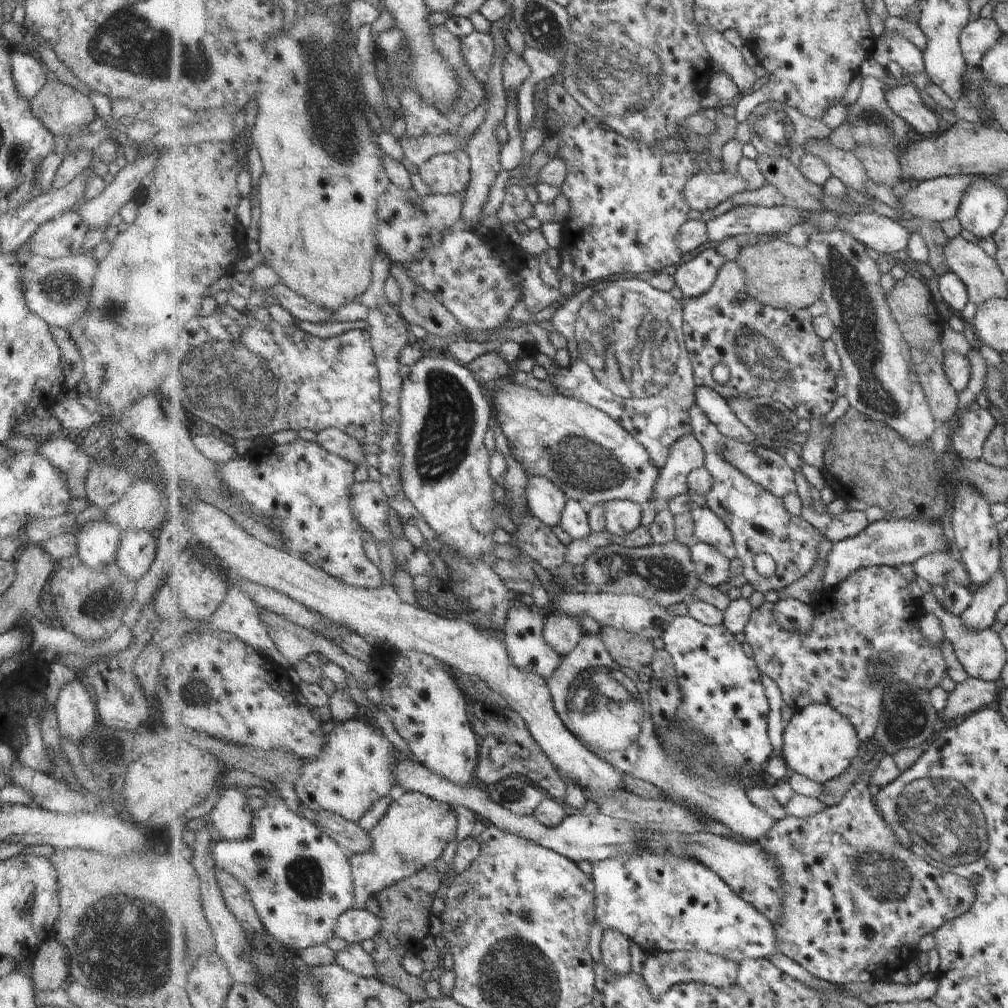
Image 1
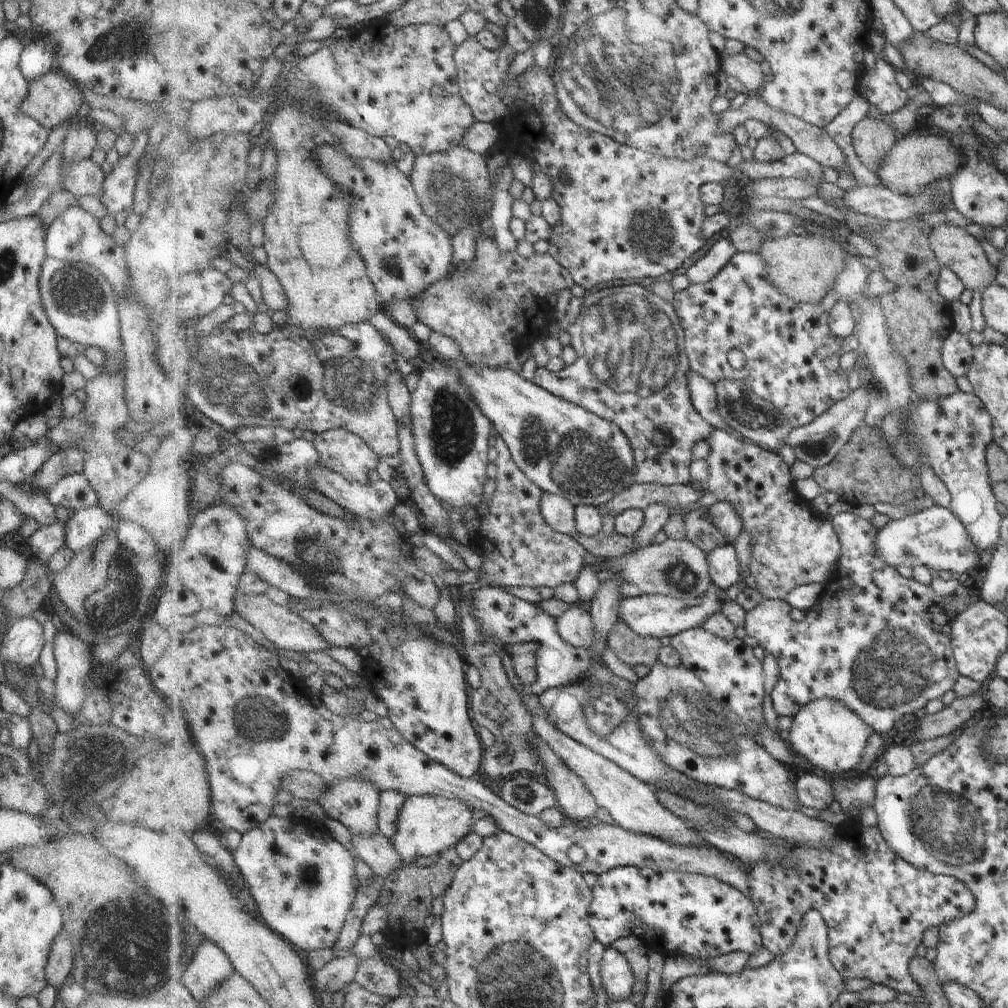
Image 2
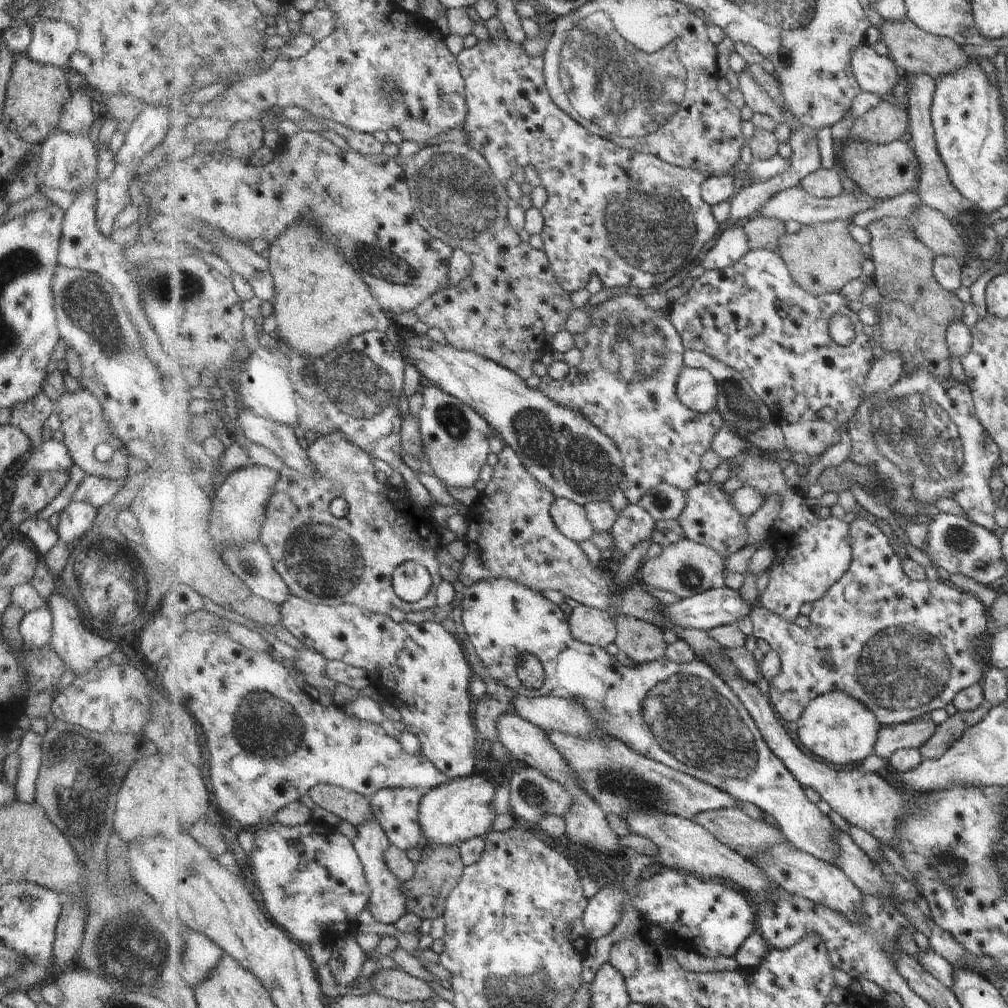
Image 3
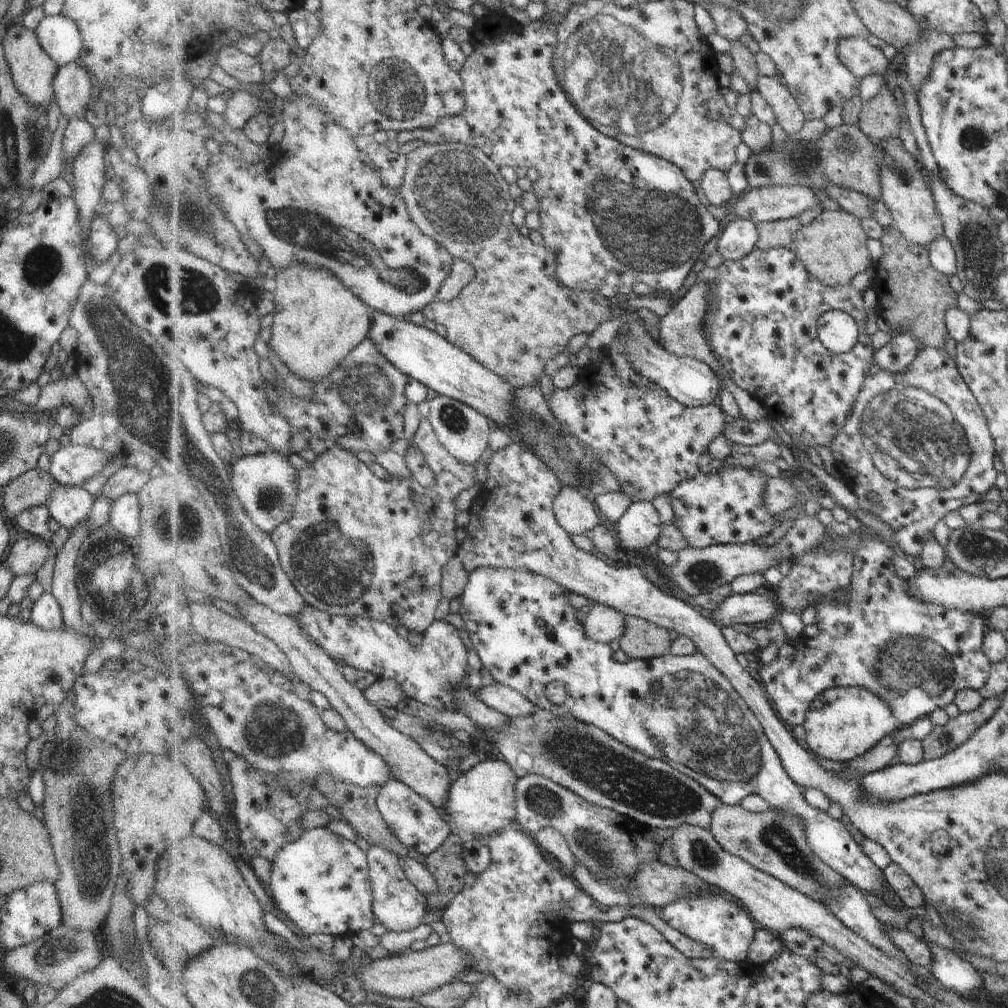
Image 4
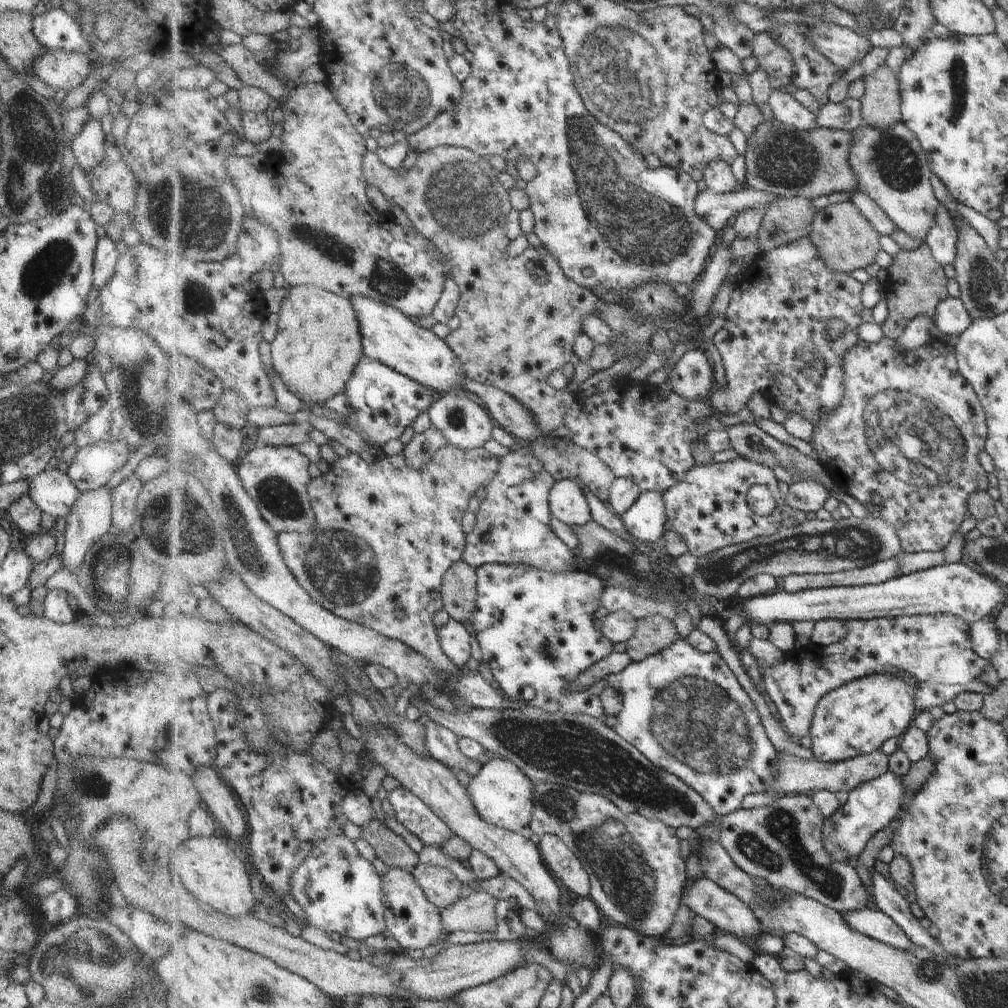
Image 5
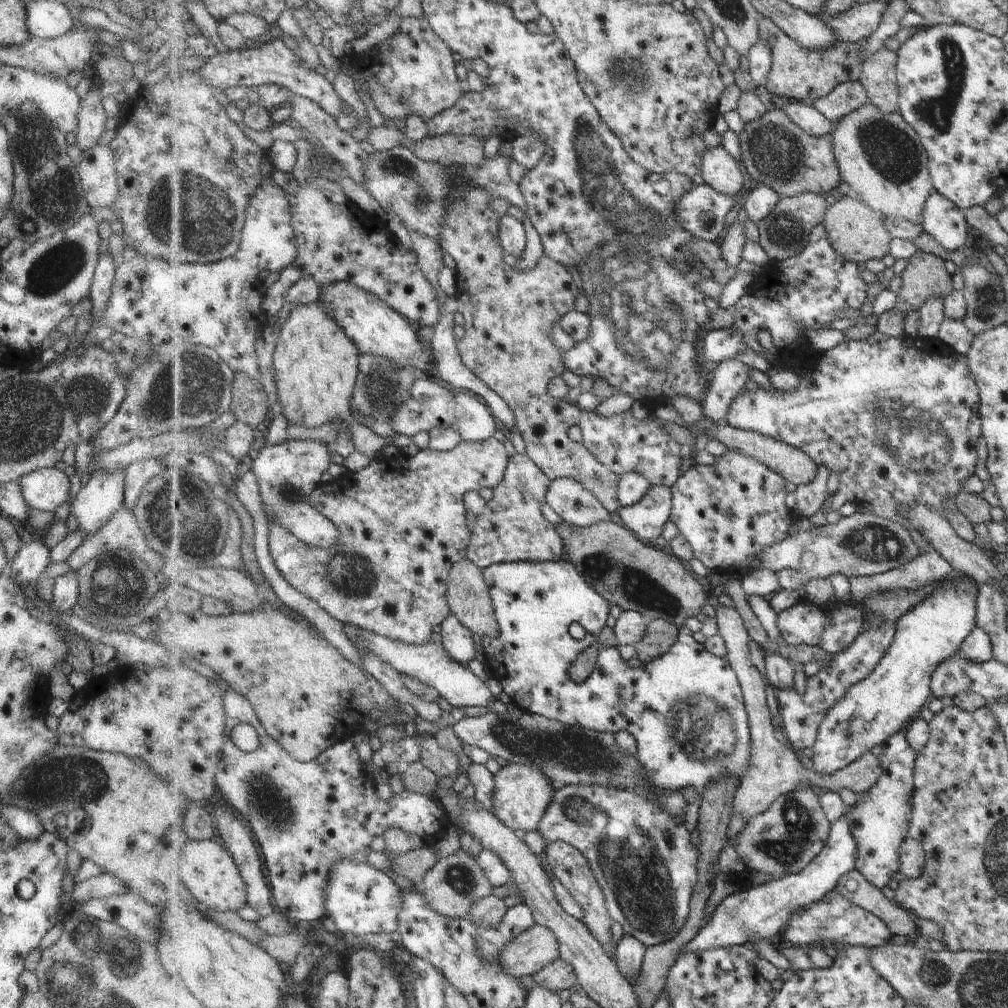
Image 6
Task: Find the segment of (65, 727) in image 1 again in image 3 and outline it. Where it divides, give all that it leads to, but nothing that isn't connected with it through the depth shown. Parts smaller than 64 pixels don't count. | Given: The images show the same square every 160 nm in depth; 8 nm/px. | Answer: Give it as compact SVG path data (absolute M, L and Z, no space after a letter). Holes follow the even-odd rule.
M55 589L48 596L48 601L48 607L52 614L49 644L57 656L60 656L66 669L74 670L76 675L81 674L87 669L93 668L101 656L109 656L117 648L117 644L113 640L104 639L85 628L84 624L81 623L81 616L78 615L80 608L75 608L75 602L71 600L70 596L61 595L59 590Z

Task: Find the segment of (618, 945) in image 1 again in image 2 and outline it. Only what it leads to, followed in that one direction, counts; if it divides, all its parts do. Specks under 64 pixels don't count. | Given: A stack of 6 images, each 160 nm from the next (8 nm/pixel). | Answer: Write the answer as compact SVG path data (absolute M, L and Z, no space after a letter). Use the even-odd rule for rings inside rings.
M608 947L600 964L602 988L608 998L611 1001L629 1001L633 996L635 978L627 958L615 948Z

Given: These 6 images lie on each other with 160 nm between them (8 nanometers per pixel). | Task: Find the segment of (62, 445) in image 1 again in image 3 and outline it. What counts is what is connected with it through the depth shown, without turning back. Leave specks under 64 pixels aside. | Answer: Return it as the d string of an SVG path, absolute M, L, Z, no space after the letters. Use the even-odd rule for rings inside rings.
M86 475L73 495L71 500L88 502L95 508L105 504L121 488L125 478L118 481L113 479L102 479L95 475Z

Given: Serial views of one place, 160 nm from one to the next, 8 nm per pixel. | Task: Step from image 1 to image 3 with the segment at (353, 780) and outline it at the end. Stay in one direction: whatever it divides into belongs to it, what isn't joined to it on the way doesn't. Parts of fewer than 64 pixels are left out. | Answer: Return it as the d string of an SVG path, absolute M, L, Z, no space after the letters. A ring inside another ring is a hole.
M376 818L358 825L355 829L357 834L353 842L364 864L368 883L372 888L372 898L367 906L368 910L377 920L377 924L395 924L399 918L403 918L407 912L410 912L410 906L408 905L410 900L402 891L403 881L389 868L386 859L386 853L392 848L393 844Z

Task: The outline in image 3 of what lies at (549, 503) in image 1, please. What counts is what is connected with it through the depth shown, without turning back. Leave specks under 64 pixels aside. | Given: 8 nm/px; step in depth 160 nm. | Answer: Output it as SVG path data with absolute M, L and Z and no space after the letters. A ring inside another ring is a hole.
M556 497L550 513L560 531L578 543L581 540L590 540L596 531L590 523L585 507L568 498Z

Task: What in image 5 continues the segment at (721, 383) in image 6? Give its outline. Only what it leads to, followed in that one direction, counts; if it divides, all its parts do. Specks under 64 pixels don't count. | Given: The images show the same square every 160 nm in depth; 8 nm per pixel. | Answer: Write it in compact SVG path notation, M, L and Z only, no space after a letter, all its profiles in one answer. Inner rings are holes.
M807 236L800 238L791 244L776 248L775 250L769 252L762 251L754 260L757 264L757 270L753 272L753 274L743 272L740 275L739 280L733 285L729 306L725 313L721 314L725 318L725 324L723 328L719 329L713 336L712 342L721 354L726 385L724 387L718 385L716 390L711 394L710 401L712 407L717 411L718 415L737 414L738 412L741 412L742 408L747 406L749 398L751 398L755 392L759 392L767 398L769 402L774 402L779 407L783 408L787 416L789 416L788 414L791 414L791 412L796 412L815 426L825 413L828 413L829 411L834 412L835 409L838 409L841 401L844 399L844 382L847 379L844 378L844 368L842 367L843 355L846 350L849 350L860 341L855 330L857 330L859 324L863 324L861 312L863 312L863 308L866 307L862 299L865 284L858 282L853 276L849 276L849 273L839 272L832 269L820 255L820 250L816 247L816 244L813 244L813 241ZM833 319L841 319L845 322L850 331L848 337L835 339L834 341L828 337L828 324Z

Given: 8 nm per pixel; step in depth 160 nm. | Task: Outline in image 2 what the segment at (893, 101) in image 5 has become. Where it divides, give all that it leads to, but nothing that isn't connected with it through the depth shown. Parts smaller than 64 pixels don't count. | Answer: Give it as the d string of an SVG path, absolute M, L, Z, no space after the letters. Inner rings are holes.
M865 117L852 132L856 153L875 174L882 158L893 150L898 141L894 130L887 121Z

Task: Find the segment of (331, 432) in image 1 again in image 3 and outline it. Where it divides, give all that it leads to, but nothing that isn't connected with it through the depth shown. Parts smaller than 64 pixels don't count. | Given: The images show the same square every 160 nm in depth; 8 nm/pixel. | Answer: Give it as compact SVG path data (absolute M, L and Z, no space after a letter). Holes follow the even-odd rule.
M335 432L332 435L326 437L318 436L318 439L308 447L308 455L311 457L311 460L314 463L314 466L317 467L318 471L313 474L312 477L308 477L299 471L293 470L292 468L290 469L286 465L286 462L283 462L281 457L278 457L271 449L258 445L252 440L245 438L245 436L239 438L238 440L249 451L250 457L252 458L252 464L272 468L273 470L280 472L280 475L282 476L280 478L280 482L277 483L274 487L274 494L272 495L270 503L268 504L268 519L266 520L264 528L261 531L260 539L272 554L272 559L274 560L276 569L285 579L285 582L289 585L293 595L304 598L313 604L327 605L332 607L342 604L357 605L362 609L367 609L369 612L387 616L389 612L393 610L393 608L398 608L399 610L403 610L403 612L406 613L427 610L427 608L431 610L431 608L435 606L435 598L437 598L437 586L441 584L441 580L444 580L440 571L440 554L438 553L439 548L441 548L443 545L441 544L441 538L438 537L437 530L435 529L436 523L431 517L431 510L427 511L423 505L415 502L413 496L411 496L411 492L407 491L406 496L403 496L403 494L398 491L396 481L387 484L381 484L377 482L377 478L375 478L375 466L373 466L373 462L371 462L373 457L368 452L365 452L365 449L362 449L359 445L352 443L347 437L339 432ZM335 498L343 498L348 503L348 514L342 519L335 518L335 516L331 514L331 502L333 502ZM409 561L415 561L419 564L425 565L430 570L433 579L433 588L431 588L431 592L429 592L428 596L423 600L420 600L416 603L410 603L406 600L403 600L402 598L399 598L392 583L392 576L395 572L395 569L400 564Z

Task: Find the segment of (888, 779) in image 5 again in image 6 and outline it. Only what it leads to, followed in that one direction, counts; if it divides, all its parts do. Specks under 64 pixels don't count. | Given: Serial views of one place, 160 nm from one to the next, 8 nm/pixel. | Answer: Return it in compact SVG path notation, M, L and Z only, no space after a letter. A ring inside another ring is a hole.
M847 817L832 825L830 837L821 854L800 873L772 880L763 885L741 887L729 897L725 897L716 907L712 916L699 934L684 948L685 953L710 951L737 945L748 945L754 941L775 938L783 932L784 926L799 909L821 902L836 888L842 876L856 869L857 841L850 832Z

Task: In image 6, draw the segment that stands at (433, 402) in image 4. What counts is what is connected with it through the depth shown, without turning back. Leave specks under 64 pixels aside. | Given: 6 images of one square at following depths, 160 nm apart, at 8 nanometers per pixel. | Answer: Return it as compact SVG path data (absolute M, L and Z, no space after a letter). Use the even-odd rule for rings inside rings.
M463 390L455 391L458 402L458 415L460 424L457 426L463 441L485 442L493 438L497 424L491 416L491 408L483 402L475 400L473 396L465 394Z

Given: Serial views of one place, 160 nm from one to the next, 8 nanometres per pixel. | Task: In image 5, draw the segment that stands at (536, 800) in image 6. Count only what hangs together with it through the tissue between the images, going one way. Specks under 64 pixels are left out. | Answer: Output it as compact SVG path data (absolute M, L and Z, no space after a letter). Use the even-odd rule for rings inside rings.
M496 757L482 766L481 772L470 779L467 786L469 796L478 813L489 824L521 832L521 828L530 826L535 812L535 783L513 762Z

